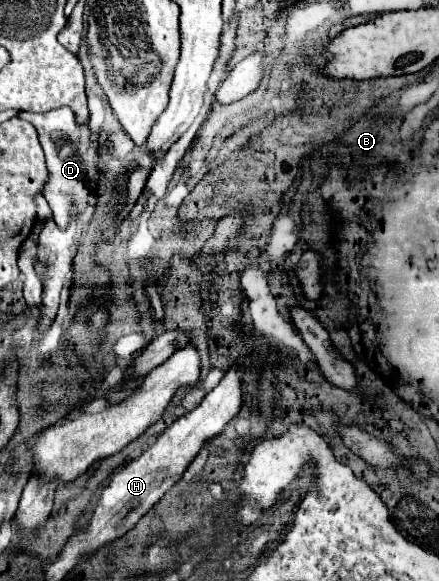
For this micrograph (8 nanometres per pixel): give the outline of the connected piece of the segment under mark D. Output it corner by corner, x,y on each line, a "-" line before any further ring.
59,107
57,111
47,111
47,113
19,113
17,117
33,123
39,133
39,141
43,145
45,159
47,159
47,171
49,171
49,179
43,185
41,193
53,211
55,223
61,229
65,229
71,207
85,211
87,197
89,197
89,185
97,175
97,171
91,167
91,155
87,153
89,127
75,125
75,115
67,107

